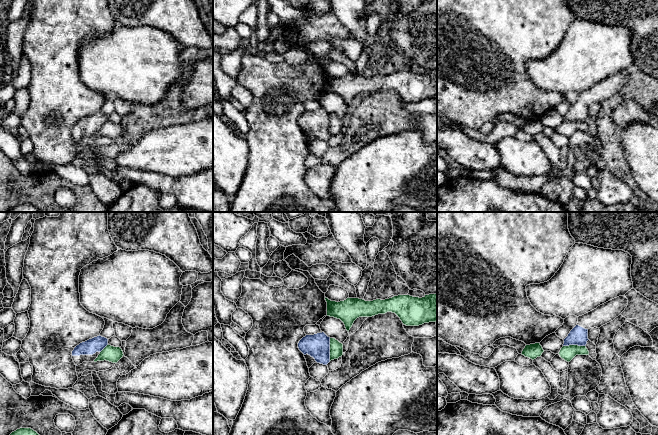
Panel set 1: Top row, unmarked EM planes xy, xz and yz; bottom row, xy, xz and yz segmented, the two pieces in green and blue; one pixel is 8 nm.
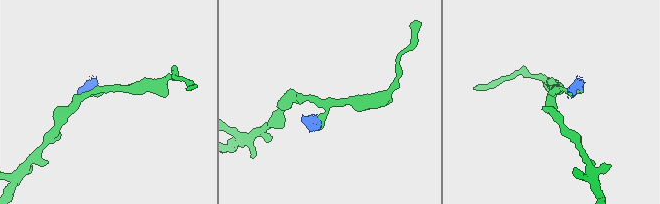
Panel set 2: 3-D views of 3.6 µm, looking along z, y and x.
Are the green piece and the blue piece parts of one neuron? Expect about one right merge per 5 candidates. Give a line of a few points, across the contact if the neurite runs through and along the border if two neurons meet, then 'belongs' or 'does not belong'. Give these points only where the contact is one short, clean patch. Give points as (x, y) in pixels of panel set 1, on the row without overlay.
xz (329, 114), (330, 136) | does not belong

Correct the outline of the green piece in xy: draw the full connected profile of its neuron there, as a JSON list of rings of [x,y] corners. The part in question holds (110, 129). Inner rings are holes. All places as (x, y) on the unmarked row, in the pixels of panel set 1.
[[[107,121],[98,131],[98,133],[94,136],[97,137],[109,137],[112,139],[117,139],[123,133],[123,127],[120,123],[114,123],[111,121]]]

